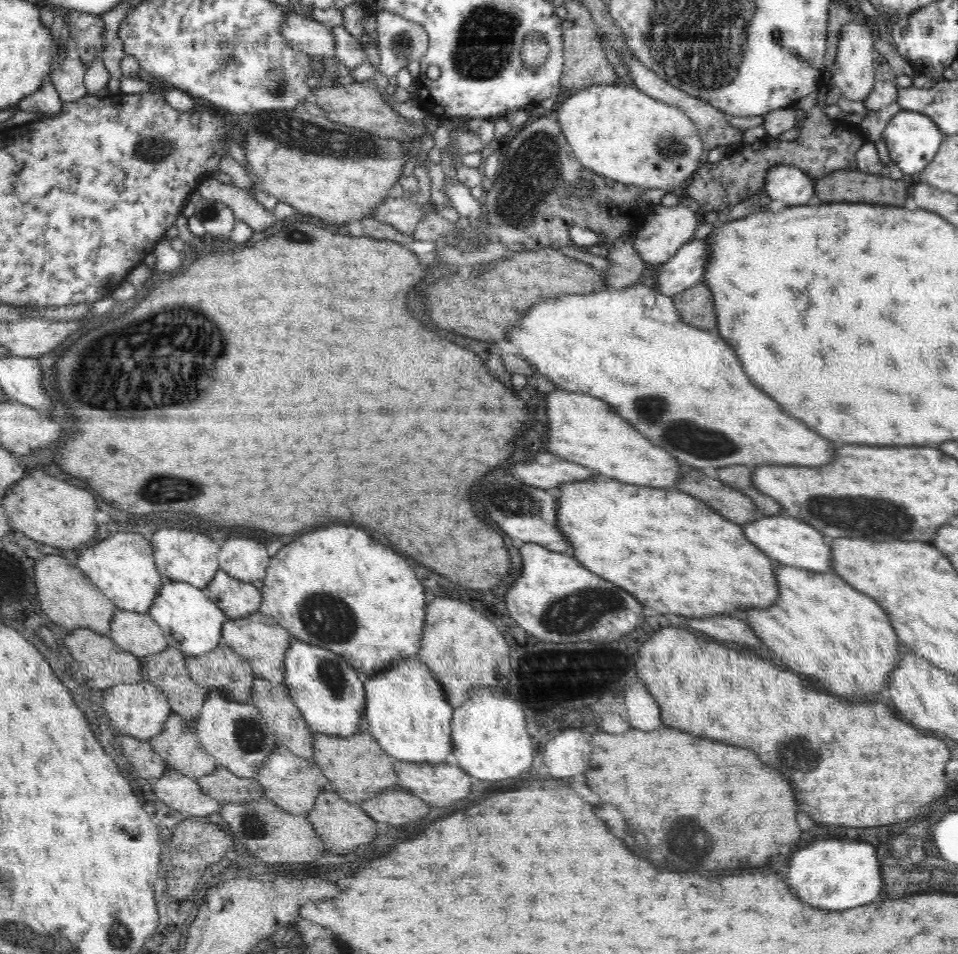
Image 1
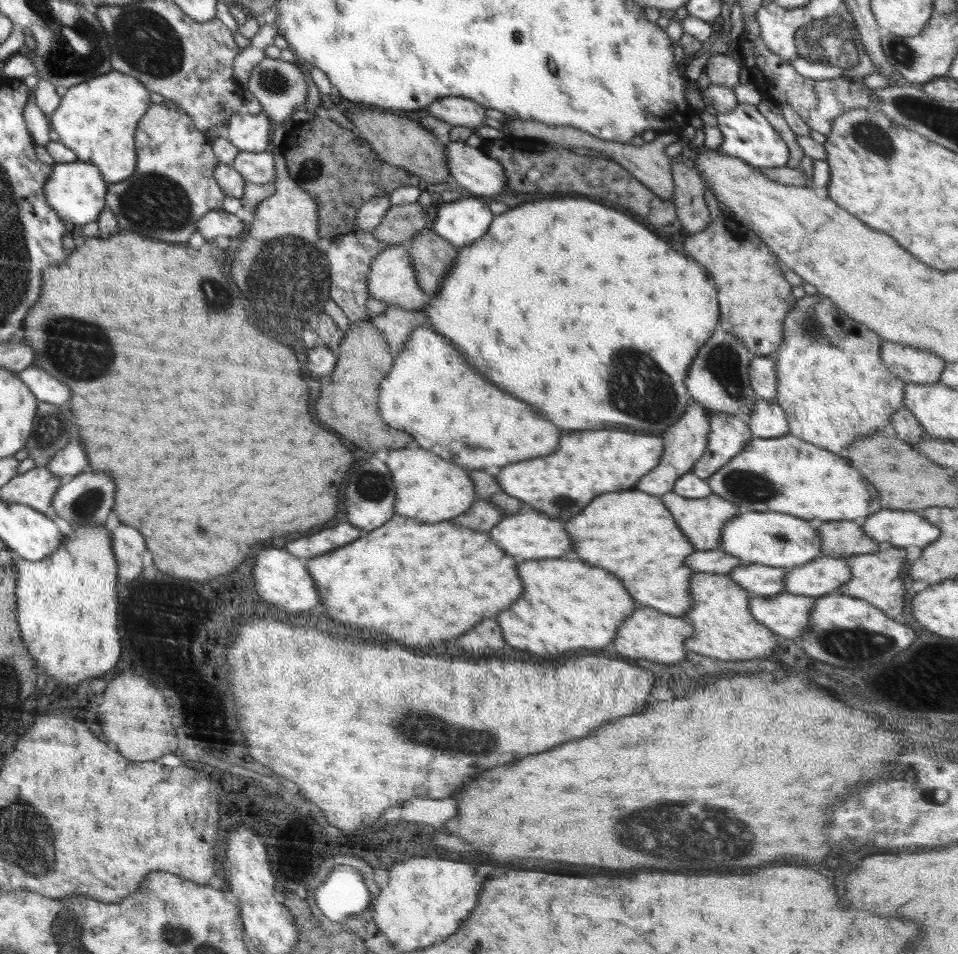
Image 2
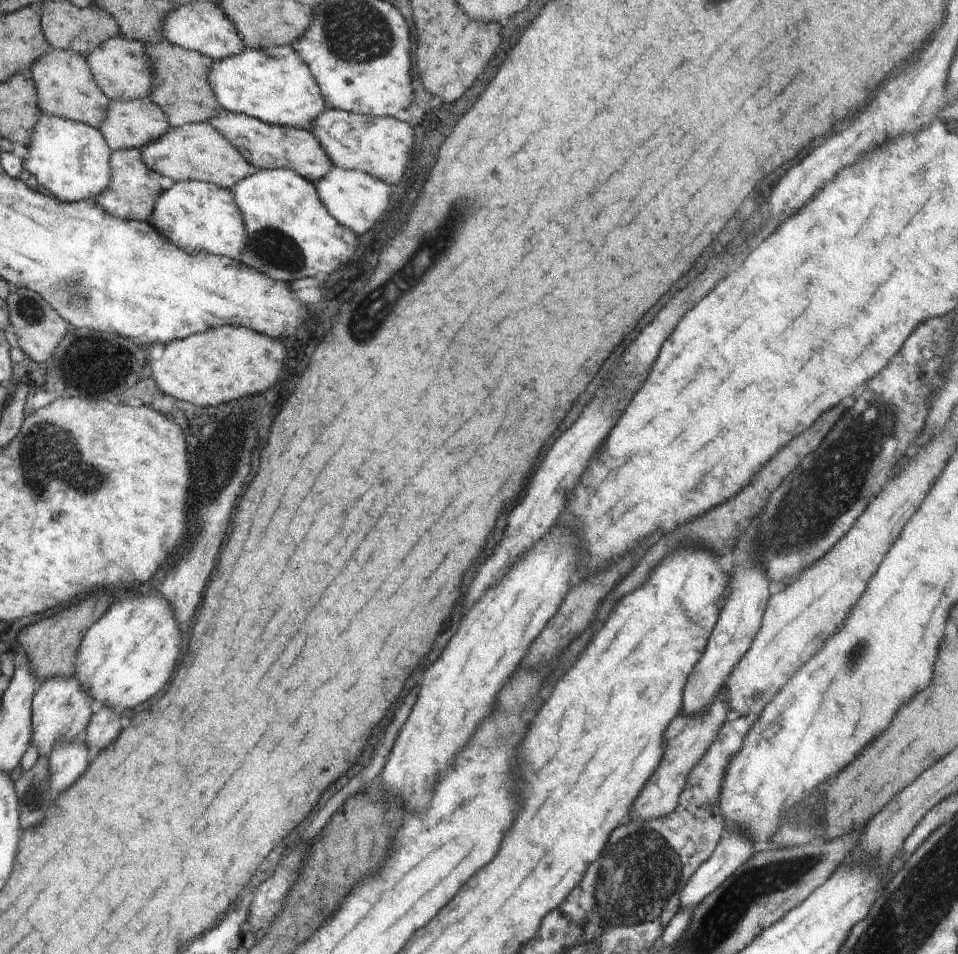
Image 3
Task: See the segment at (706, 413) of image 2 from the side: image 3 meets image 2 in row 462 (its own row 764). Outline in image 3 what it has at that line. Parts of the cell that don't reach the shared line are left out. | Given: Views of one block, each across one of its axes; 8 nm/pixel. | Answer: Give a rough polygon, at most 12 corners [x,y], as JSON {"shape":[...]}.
{"shape":[[722,690],[703,717],[679,712],[632,819],[664,818],[731,715]]}

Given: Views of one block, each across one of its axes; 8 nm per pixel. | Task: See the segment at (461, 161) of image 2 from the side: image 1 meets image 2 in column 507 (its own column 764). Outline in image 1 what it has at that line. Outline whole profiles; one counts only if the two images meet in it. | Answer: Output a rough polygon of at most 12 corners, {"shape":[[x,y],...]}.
{"shape":[[773,166],[766,194],[788,206],[815,195],[814,180],[795,166]]}

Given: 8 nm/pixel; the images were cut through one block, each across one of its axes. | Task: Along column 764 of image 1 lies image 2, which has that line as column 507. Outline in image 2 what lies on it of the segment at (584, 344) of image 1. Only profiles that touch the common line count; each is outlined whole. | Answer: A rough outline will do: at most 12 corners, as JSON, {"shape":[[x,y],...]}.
{"shape":[[429,324],[378,410],[474,470],[558,448],[560,428],[496,390]]}

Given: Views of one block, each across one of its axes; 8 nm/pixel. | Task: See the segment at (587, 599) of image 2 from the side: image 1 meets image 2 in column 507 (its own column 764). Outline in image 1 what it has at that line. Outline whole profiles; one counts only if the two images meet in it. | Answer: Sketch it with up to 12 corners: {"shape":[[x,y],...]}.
{"shape":[[779,565],[748,610],[782,666],[838,698],[888,688],[890,615],[834,572]]}

